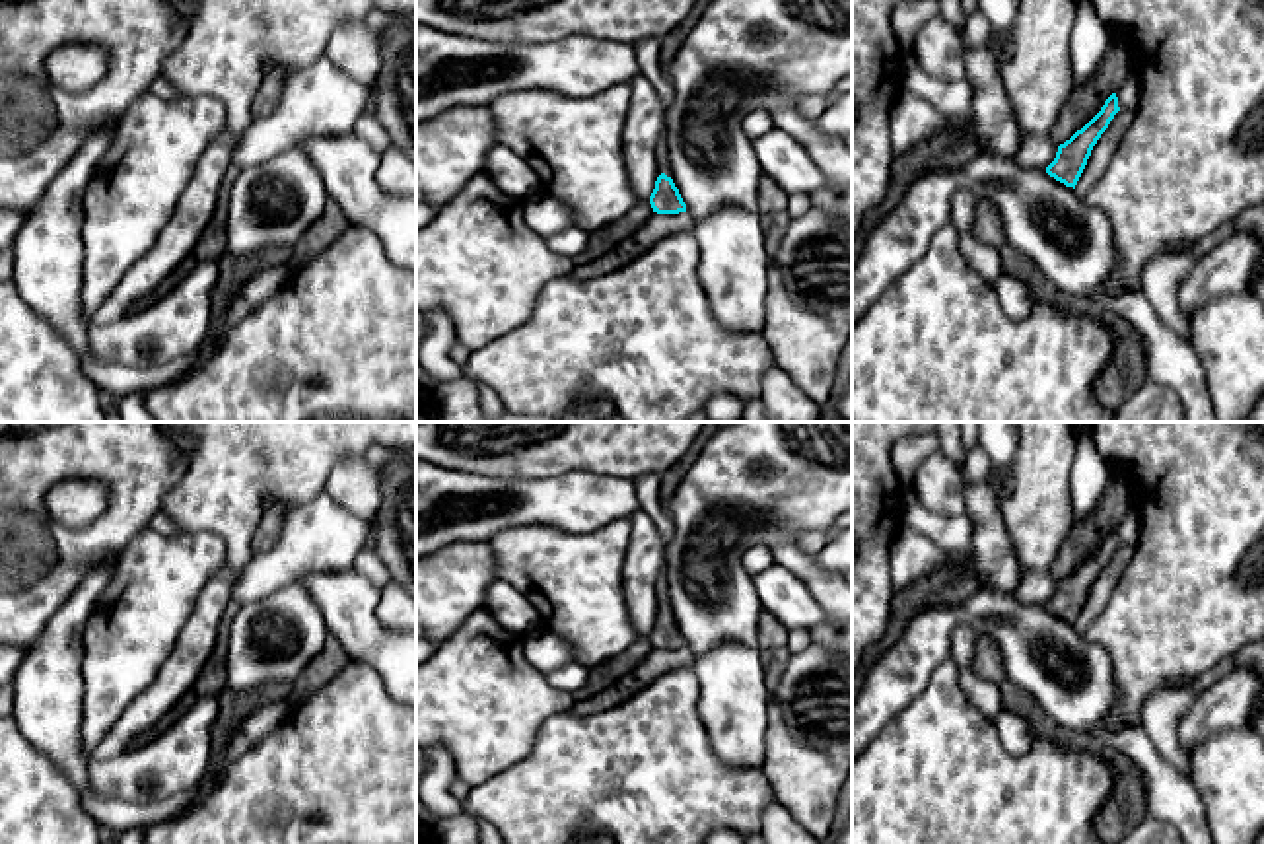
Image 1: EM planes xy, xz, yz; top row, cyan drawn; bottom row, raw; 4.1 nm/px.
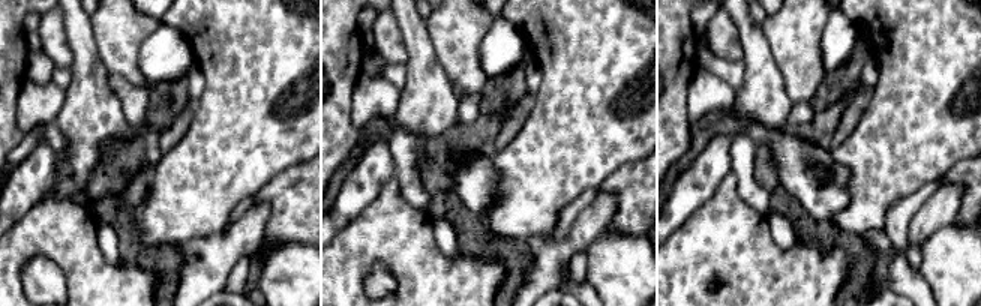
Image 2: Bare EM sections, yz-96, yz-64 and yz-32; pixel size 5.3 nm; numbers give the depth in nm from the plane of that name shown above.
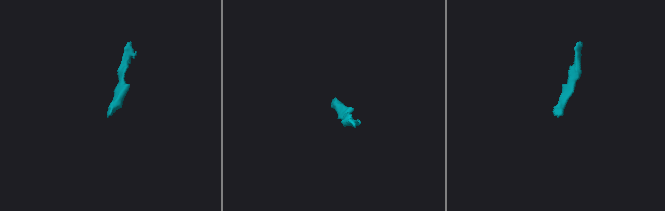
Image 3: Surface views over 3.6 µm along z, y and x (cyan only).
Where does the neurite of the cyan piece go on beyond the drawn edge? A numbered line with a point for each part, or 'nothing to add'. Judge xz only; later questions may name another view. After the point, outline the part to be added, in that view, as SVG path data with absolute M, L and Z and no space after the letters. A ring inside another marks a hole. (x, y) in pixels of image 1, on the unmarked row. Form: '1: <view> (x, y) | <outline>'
1: xz (664, 601) | M667 572L657 581L657 613L661 609L665 609L667 613L673 615L673 605L671 605L671 597L669 597L669 589L667 589L665 578L667 578Z

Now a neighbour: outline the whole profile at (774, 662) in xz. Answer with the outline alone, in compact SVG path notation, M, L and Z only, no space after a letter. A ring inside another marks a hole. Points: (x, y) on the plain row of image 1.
M786 648L776 650L760 650L762 669L764 669L764 683L768 690L772 690L786 669L791 653Z

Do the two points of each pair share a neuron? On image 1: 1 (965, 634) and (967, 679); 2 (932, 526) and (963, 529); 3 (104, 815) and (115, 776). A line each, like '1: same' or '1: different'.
1: same
2: same
3: different

